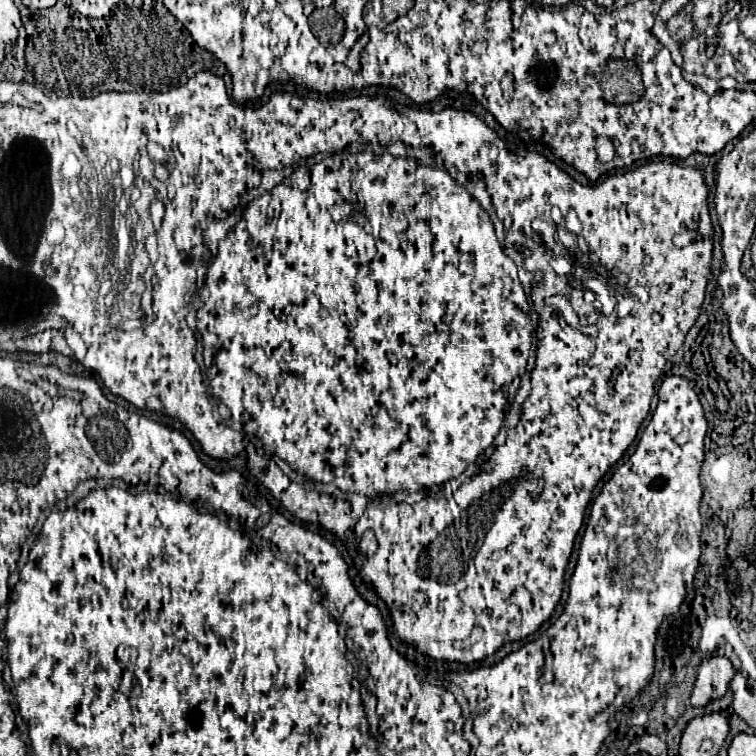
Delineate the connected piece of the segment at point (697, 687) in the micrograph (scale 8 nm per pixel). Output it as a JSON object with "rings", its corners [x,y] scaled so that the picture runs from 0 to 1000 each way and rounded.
{"rings":[[[944,866],[944,869],[931,872],[923,882],[923,896],[918,901],[913,930],[918,935],[929,935],[942,925],[955,922],[963,911],[966,898],[971,896],[971,890],[974,890],[974,885],[968,882],[963,869]]]}

